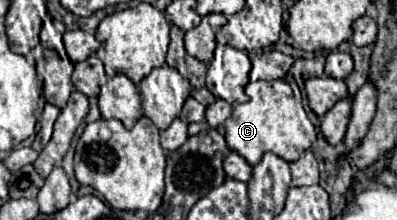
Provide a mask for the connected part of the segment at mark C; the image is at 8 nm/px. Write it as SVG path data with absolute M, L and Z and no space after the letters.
M289 78L277 80L258 80L256 83L248 83L246 95L250 97L246 103L238 103L232 111L232 115L226 119L226 143L232 151L242 155L250 165L260 163L262 155L266 151L282 157L284 161L296 161L300 159L306 149L309 149L317 138L317 129L310 121L302 104L301 92L294 80Z

